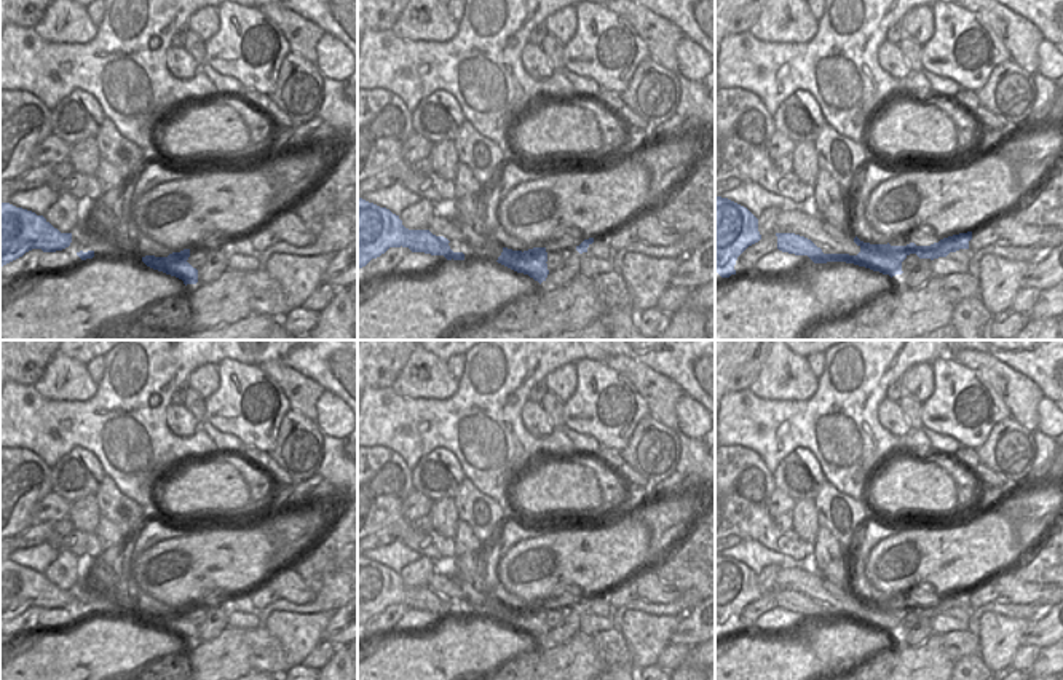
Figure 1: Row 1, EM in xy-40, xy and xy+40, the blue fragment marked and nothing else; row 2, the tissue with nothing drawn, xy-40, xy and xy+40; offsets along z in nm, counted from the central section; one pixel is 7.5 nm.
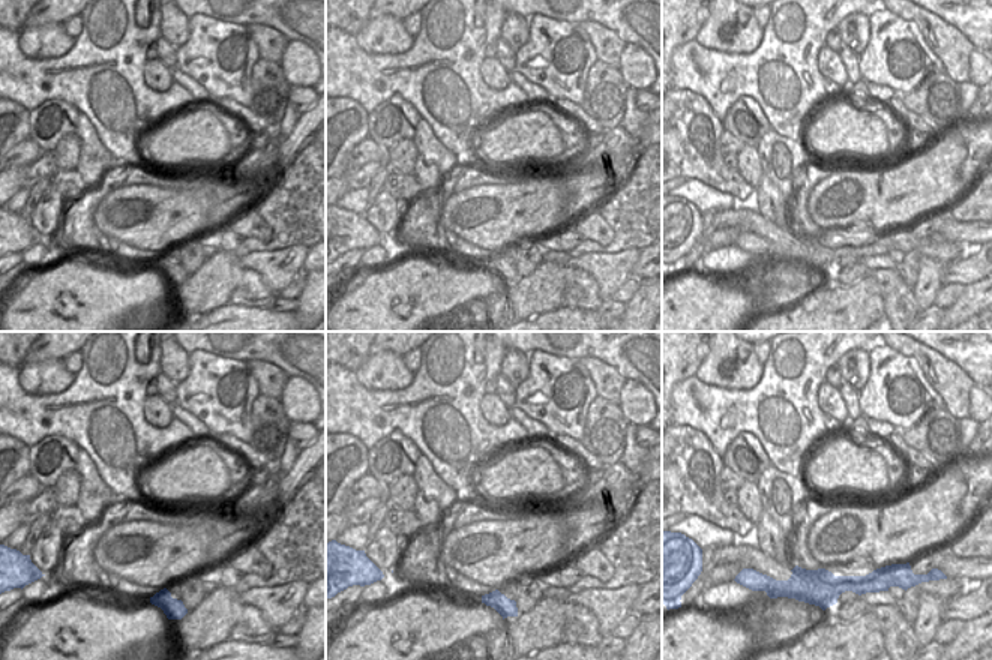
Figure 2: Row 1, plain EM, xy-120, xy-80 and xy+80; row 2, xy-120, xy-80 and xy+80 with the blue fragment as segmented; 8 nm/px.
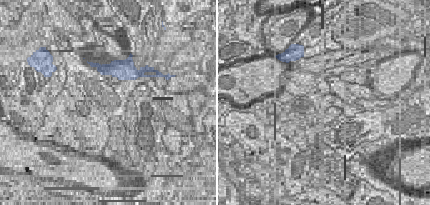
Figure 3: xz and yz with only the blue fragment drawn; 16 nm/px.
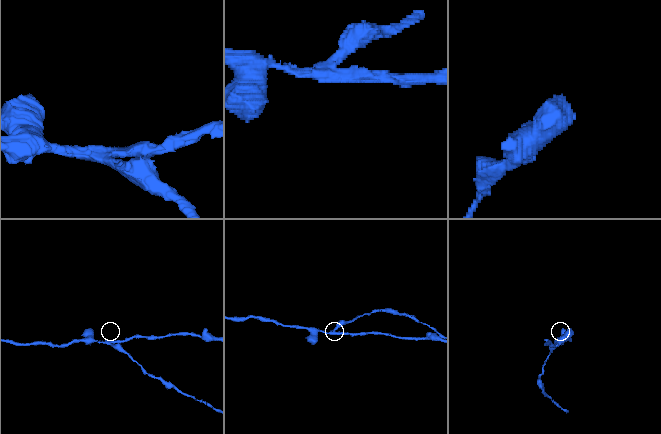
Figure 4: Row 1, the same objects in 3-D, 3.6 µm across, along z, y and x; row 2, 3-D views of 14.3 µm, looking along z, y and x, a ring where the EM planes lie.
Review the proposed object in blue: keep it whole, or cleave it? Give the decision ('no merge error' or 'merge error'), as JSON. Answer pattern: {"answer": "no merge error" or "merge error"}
{"answer": "merge error"}

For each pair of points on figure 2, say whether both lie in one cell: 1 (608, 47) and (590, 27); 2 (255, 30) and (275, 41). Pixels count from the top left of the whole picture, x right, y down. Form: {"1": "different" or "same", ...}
{"1": "same", "2": "same"}

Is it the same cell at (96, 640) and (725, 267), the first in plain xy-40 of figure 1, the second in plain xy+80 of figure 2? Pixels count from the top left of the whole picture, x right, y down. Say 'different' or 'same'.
different

